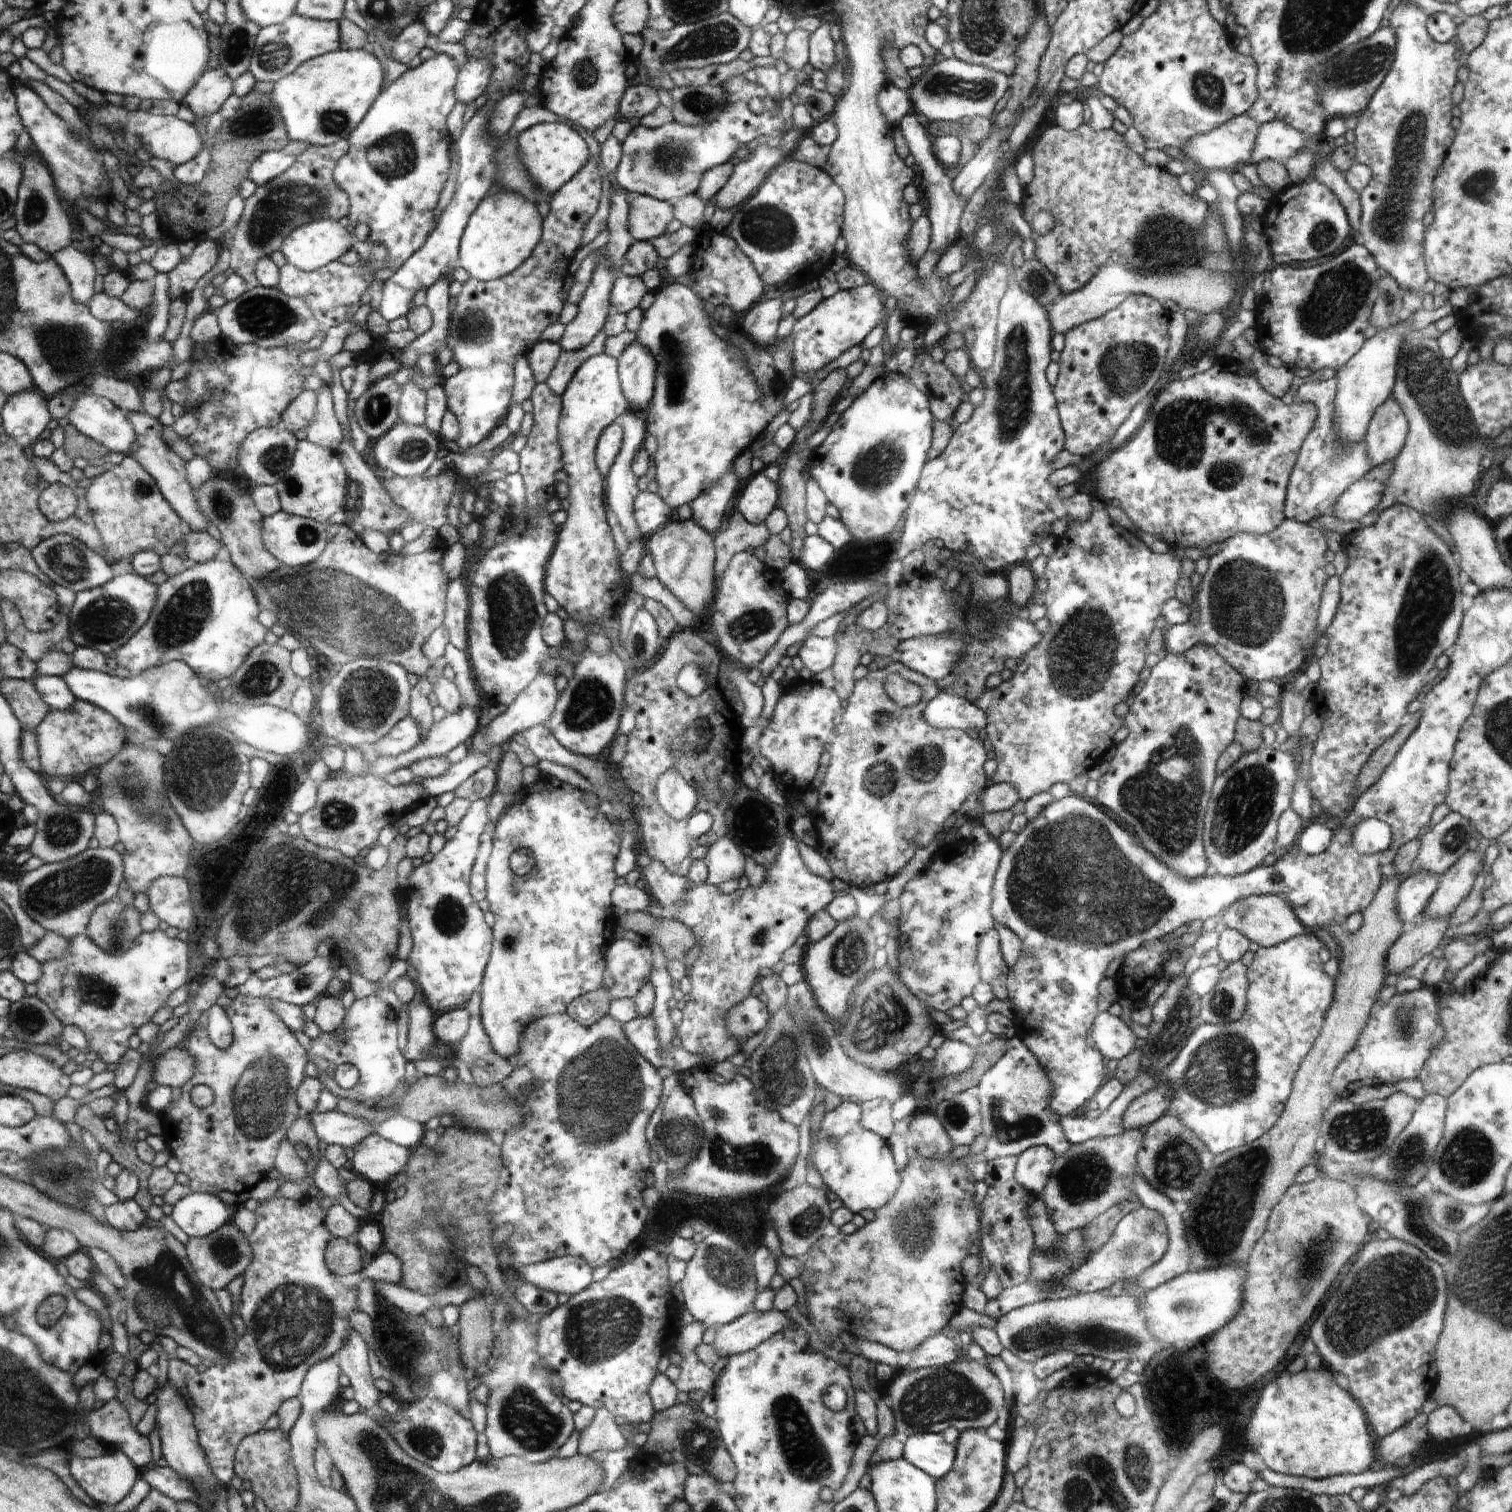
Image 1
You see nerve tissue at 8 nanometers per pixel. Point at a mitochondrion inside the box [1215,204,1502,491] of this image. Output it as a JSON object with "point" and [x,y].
{"point":[1429,384]}

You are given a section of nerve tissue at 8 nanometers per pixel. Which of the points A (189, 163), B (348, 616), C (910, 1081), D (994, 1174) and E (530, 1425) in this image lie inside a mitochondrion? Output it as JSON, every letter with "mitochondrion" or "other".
{"A":"other","B":"mitochondrion","C":"other","D":"other","E":"mitochondrion"}

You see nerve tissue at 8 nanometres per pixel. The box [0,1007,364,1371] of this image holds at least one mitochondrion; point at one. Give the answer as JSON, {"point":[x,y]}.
{"point":[170,1294]}

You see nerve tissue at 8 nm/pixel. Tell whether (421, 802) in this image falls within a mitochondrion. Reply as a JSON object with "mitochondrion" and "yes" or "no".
{"mitochondrion":"no"}

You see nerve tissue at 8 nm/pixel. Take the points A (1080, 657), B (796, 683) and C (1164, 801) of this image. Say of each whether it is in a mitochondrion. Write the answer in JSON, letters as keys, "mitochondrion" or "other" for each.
{"A":"mitochondrion","B":"other","C":"mitochondrion"}

